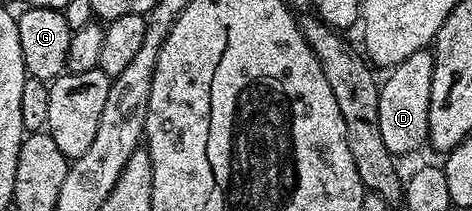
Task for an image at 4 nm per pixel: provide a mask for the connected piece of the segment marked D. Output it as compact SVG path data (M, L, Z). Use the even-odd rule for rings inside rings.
M422 49L395 65L379 87L380 132L391 155L408 154L424 146L429 139L428 106L431 105L434 66L433 51Z

